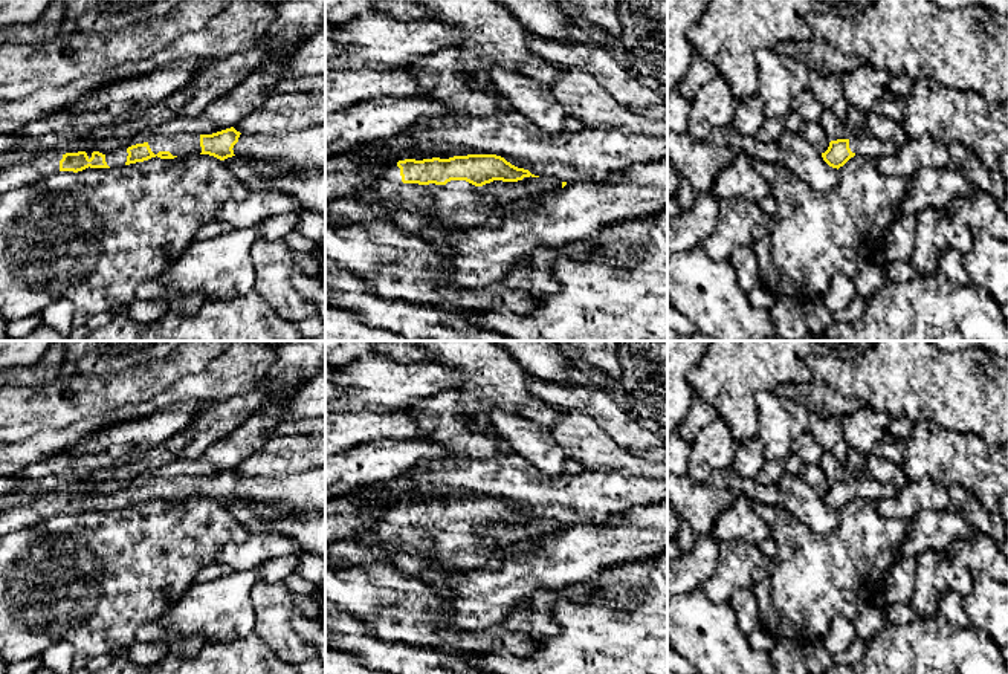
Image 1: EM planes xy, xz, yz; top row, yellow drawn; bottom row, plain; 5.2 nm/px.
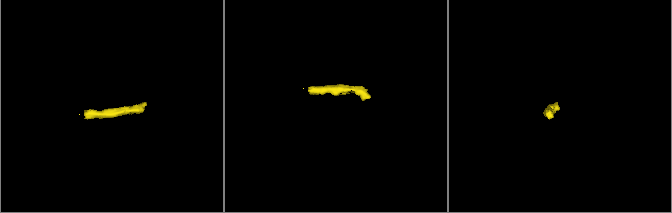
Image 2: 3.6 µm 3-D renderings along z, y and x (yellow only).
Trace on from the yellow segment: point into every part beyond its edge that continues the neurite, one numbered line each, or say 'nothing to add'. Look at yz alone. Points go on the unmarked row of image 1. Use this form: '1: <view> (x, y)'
1: yz (862, 485)

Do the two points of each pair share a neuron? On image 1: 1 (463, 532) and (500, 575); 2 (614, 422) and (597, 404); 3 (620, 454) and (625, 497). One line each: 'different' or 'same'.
1: different
2: same
3: different

